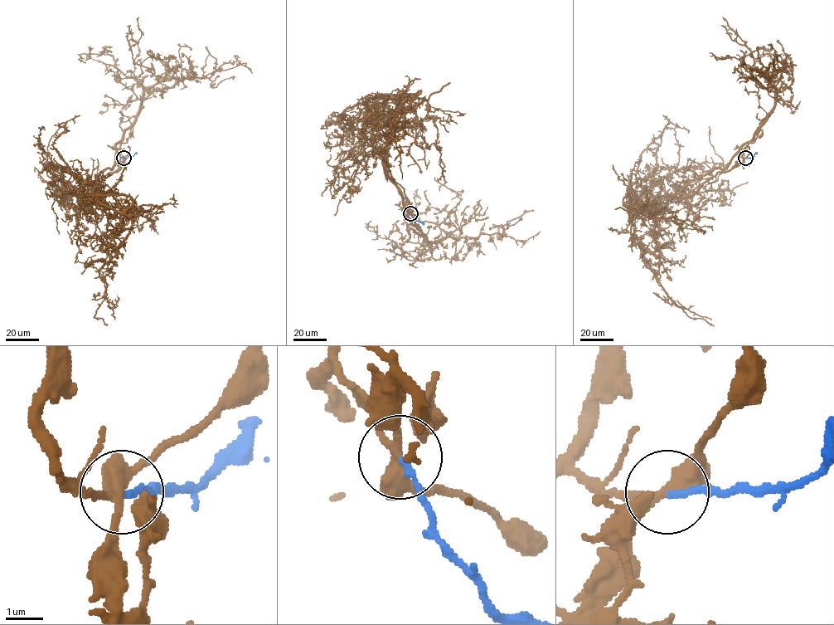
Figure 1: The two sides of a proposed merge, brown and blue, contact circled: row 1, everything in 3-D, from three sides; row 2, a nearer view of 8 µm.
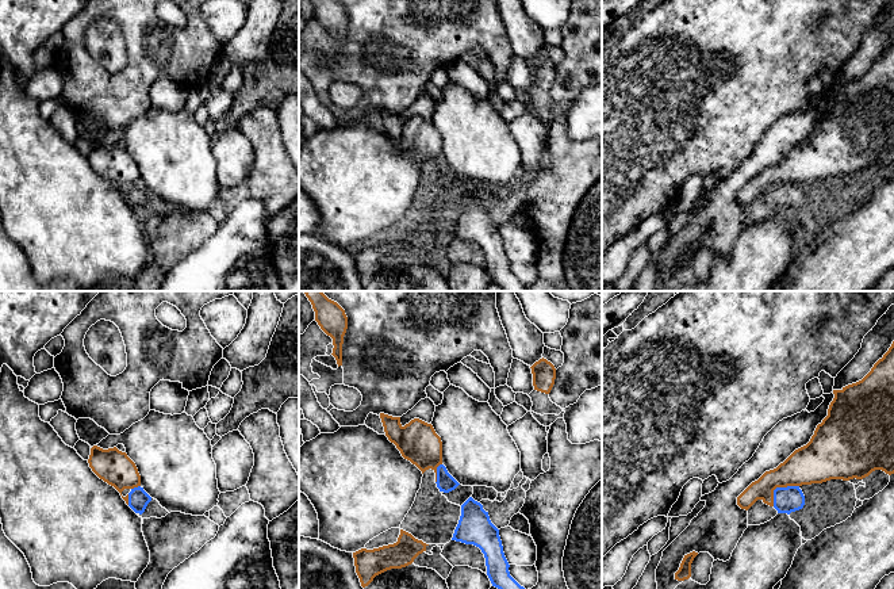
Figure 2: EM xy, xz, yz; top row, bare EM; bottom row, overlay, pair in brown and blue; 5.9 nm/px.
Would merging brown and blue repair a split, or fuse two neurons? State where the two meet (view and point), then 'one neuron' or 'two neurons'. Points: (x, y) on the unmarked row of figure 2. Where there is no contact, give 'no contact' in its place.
meets brown in yz at (778, 183); one neuron

